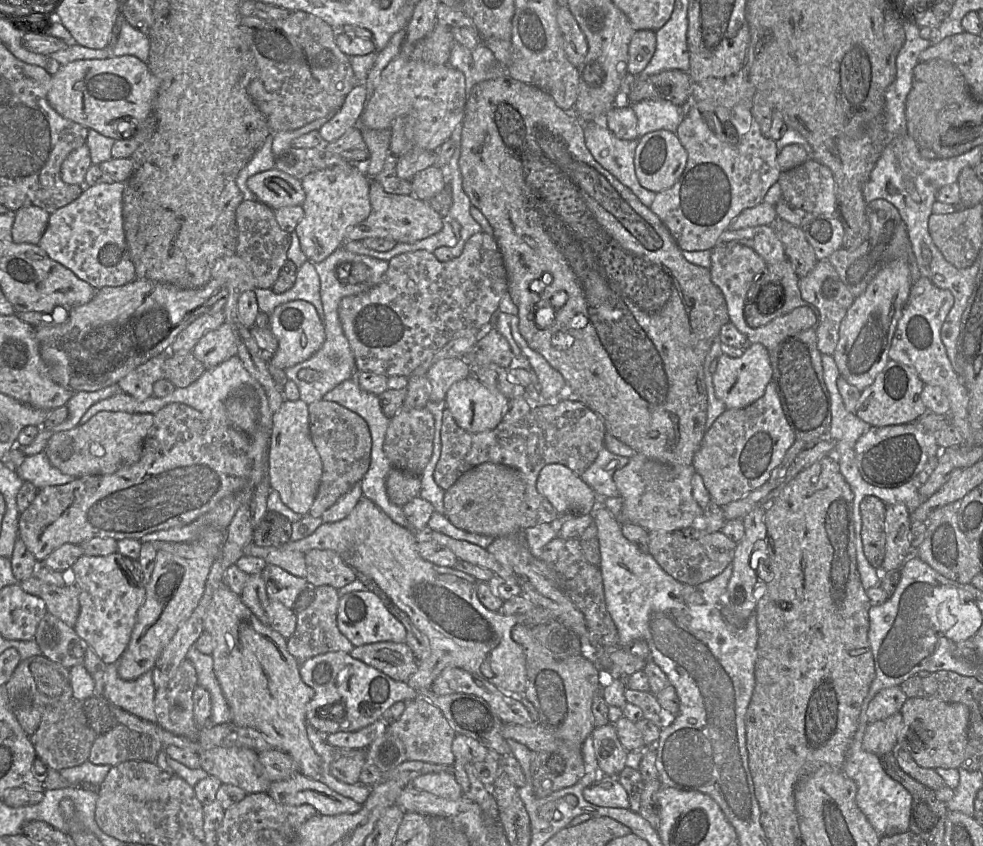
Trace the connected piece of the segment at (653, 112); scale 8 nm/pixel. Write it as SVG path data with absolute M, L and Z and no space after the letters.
M645 100L630 105L638 119L640 137L656 130L667 130L676 133L684 118L685 108L668 101Z

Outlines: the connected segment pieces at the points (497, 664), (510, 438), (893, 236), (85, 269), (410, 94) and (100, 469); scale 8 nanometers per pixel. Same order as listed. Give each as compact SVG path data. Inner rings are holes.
M364 496L347 517L333 523L322 523L311 535L302 540L290 541L281 547L260 547L251 543L245 548L244 555L264 559L276 548L304 554L312 549L335 551L357 572L358 578L369 579L383 591L400 610L407 614L413 625L427 639L429 644L427 657L418 661L417 671L407 681L407 684L417 692L431 689L433 681L445 668L456 667L482 677L507 694L524 694L527 686L525 655L522 648L511 637L512 629L522 622L523 616L504 615L501 611L488 610L477 596L479 581L454 568L438 566L424 560L417 549L419 536L422 535L393 522L374 502Z
M562 397L555 401L533 403L530 411L517 421L502 421L496 428L480 433L471 433L459 427L450 410L445 408L441 430L442 450L434 471L434 480L440 488L447 491L464 473L483 463L501 464L514 468L520 472L525 484L521 529L551 523L560 515L537 490L536 484L541 469L548 464L559 463L580 476L594 462L599 451L604 447L604 434L605 424L602 418L574 397Z
M875 199L867 203L866 214L870 224L868 239L853 250L840 248L828 258L841 281L852 295L857 297L865 291L875 275L888 262L895 259L903 259L907 261L911 281L915 283L922 275L909 240L907 226L902 220L898 209L885 199Z
M118 181L85 186L80 197L50 213L48 226L38 243L52 260L70 269L78 278L88 282L96 290L122 286L136 278L135 266L129 255L123 227L123 191L124 182Z
M399 53L381 72L373 94L366 101L360 126L372 130L390 129L397 117L411 116L414 118L413 147L436 152L446 140L451 138L455 127L462 123L467 96L465 77L461 71L448 64L435 65L422 60L409 59Z
M100 411L86 423L51 436L43 451L54 467L74 478L112 474L139 460L153 423L154 415L151 413Z

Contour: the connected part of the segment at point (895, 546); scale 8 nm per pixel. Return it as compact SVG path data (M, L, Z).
M903 503L886 506L885 556L880 569L881 572L900 570L904 559L913 548L910 543L911 521L910 512Z

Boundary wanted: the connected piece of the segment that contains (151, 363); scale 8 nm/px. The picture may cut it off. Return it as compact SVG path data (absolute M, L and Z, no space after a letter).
M162 354L149 359L117 383L121 392L136 400L143 401L153 395L154 384L164 379L164 364L169 354Z

